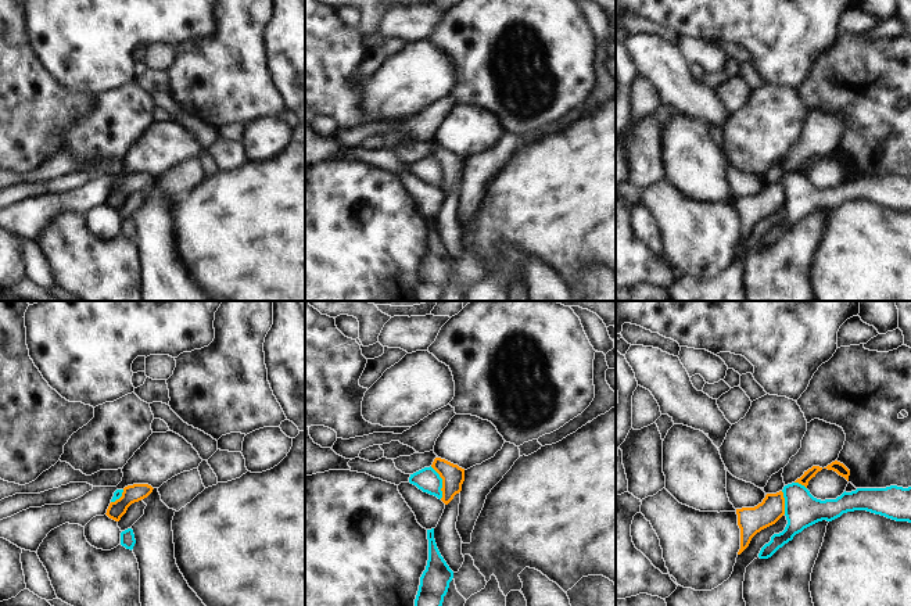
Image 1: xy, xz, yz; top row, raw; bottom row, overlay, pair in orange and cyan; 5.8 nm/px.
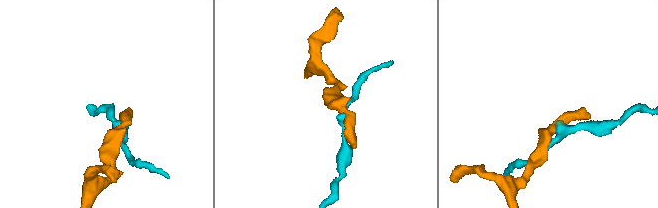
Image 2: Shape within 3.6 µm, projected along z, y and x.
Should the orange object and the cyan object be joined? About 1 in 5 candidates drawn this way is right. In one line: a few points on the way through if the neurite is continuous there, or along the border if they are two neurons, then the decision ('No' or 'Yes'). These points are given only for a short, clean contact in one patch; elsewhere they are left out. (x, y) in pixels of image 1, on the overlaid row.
Boundary: xz (430, 466), (441, 479), (441, 498). No.

